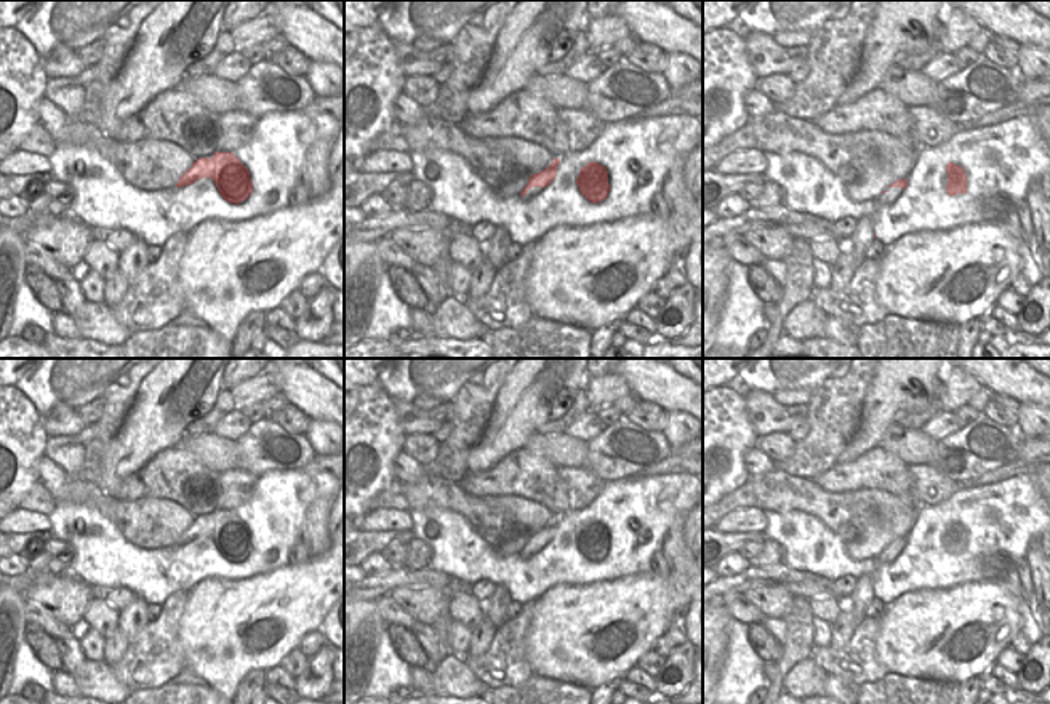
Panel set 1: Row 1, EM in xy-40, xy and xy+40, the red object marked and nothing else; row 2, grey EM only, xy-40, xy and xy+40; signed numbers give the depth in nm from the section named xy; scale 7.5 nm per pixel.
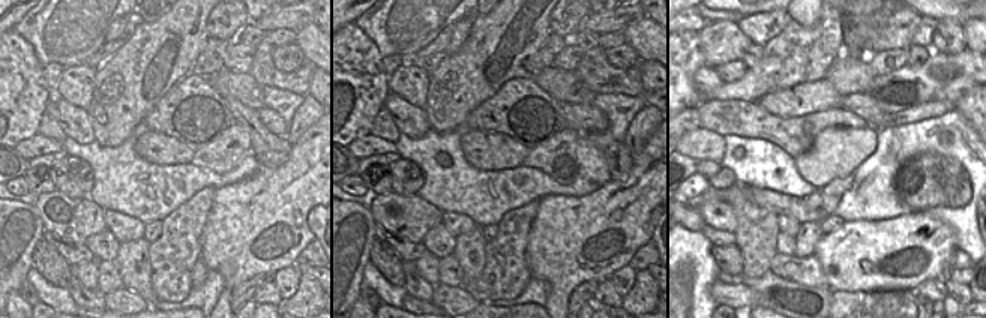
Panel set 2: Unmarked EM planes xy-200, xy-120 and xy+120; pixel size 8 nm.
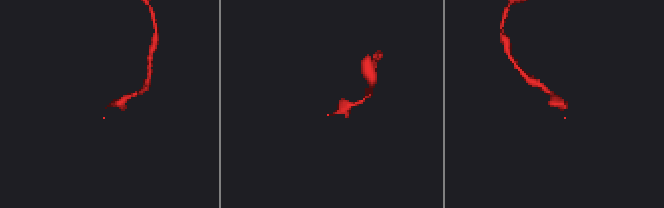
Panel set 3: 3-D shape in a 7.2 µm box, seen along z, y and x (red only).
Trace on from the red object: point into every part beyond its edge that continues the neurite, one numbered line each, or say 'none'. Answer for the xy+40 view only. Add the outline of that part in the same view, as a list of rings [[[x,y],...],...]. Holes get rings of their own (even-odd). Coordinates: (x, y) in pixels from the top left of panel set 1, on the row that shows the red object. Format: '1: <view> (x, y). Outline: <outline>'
1: xy+40 (892, 194). Outline: [[[888,187],[885,194],[879,195],[876,202],[879,205],[892,205],[900,195],[903,194],[904,189],[901,187]]]

